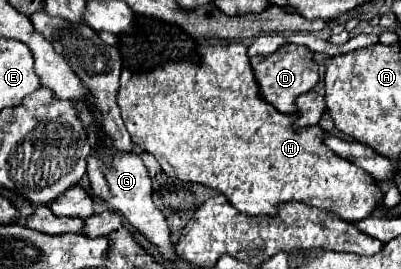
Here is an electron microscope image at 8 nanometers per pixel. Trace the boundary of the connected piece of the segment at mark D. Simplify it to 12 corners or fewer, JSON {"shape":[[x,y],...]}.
{"shape":[[308,46],[250,58],[268,104],[294,114],[320,76]]}

